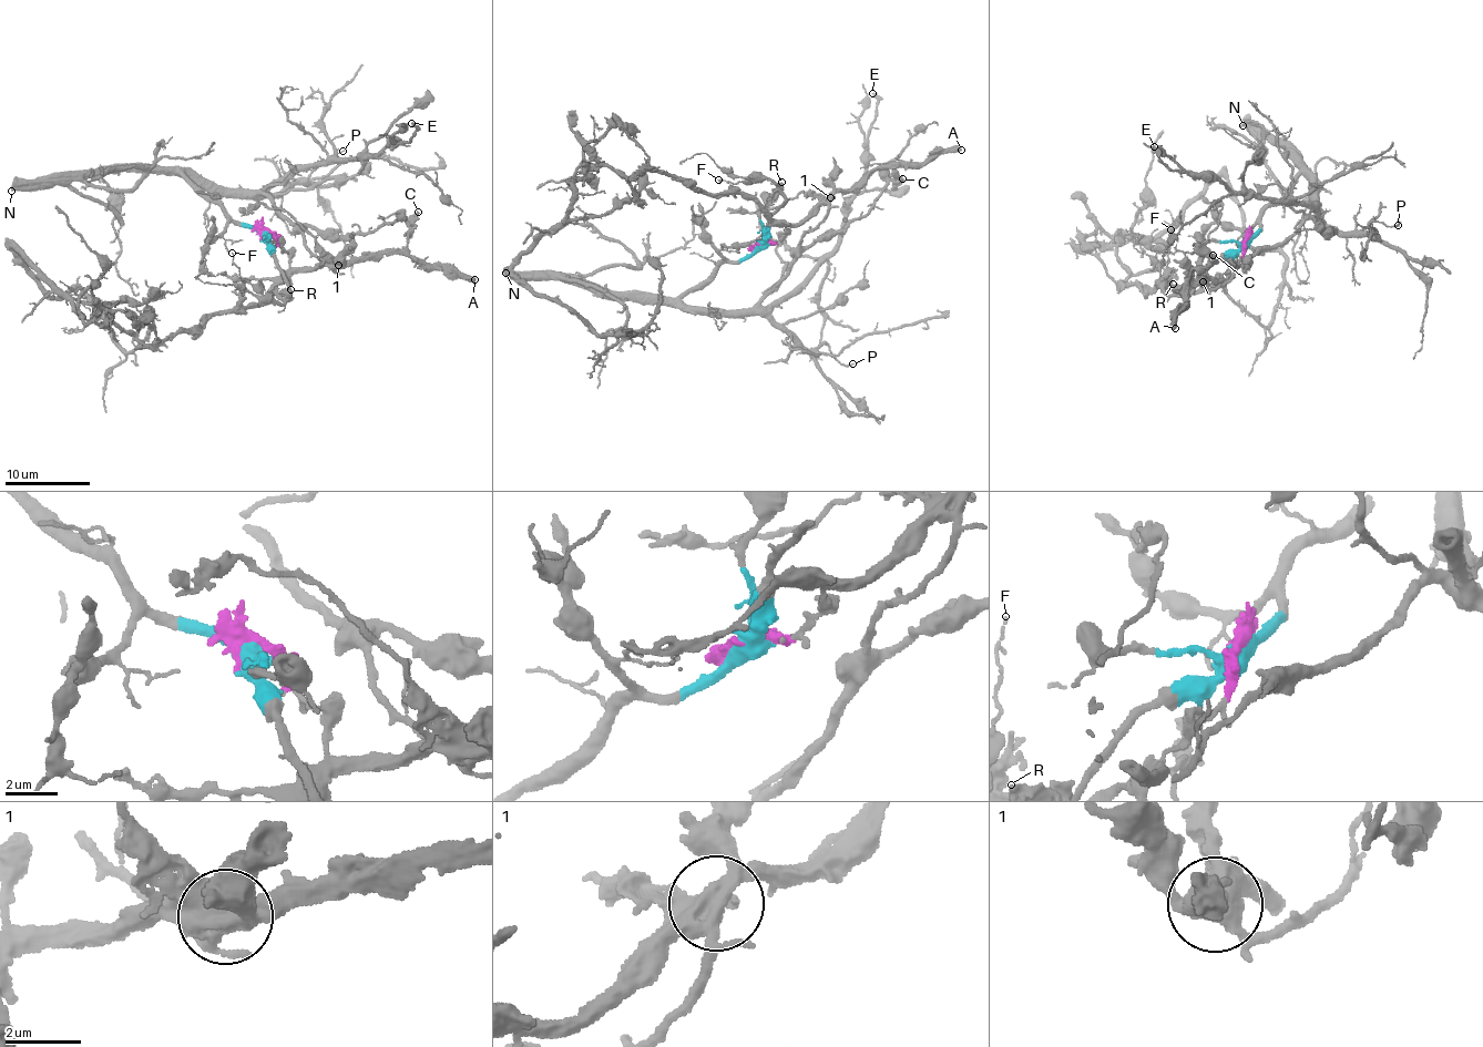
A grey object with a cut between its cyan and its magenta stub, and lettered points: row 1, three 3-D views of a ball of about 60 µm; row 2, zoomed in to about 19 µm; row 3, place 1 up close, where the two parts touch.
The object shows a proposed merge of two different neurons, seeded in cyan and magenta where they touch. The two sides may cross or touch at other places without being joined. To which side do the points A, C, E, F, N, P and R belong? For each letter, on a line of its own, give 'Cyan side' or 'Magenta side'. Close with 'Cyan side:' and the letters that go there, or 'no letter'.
A: Magenta side
C: Magenta side
E: Cyan side
F: Cyan side
N: Cyan side
P: Cyan side
R: Magenta side
Cyan side: E, F, N, P

